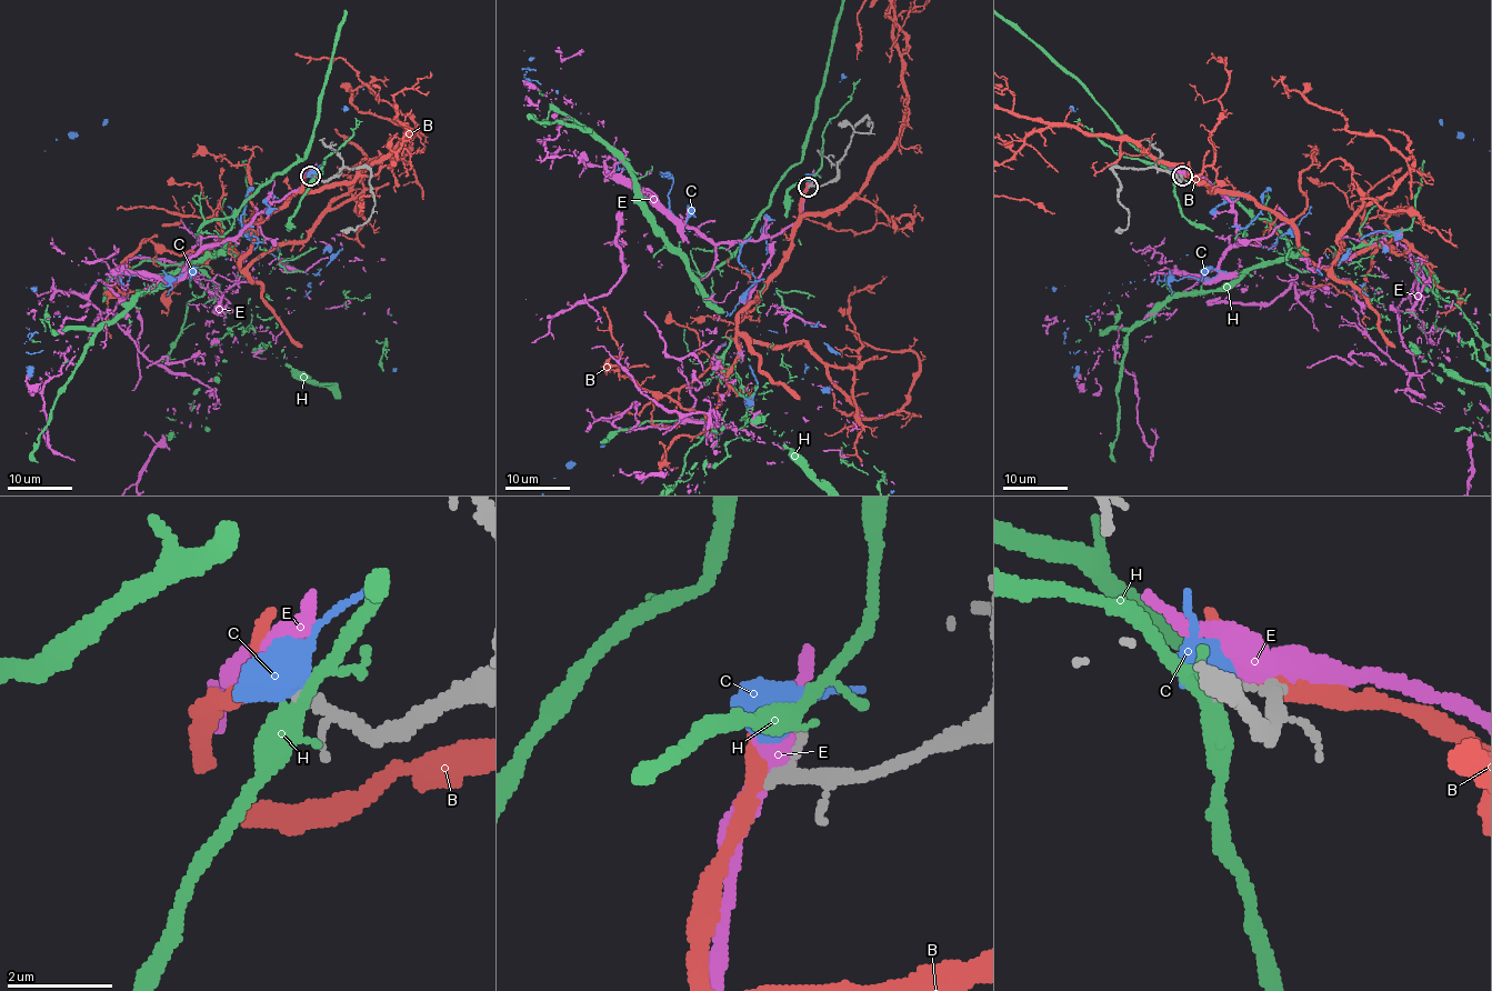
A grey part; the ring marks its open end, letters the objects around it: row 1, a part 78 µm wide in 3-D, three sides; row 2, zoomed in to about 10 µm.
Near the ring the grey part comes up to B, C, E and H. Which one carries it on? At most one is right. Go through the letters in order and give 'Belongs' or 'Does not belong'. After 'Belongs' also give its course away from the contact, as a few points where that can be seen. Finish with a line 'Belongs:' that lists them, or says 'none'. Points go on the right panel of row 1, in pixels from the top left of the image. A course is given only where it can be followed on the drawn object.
B: Belongs
C: Does not belong
E: Does not belong
H: Does not belong
Belongs: B

